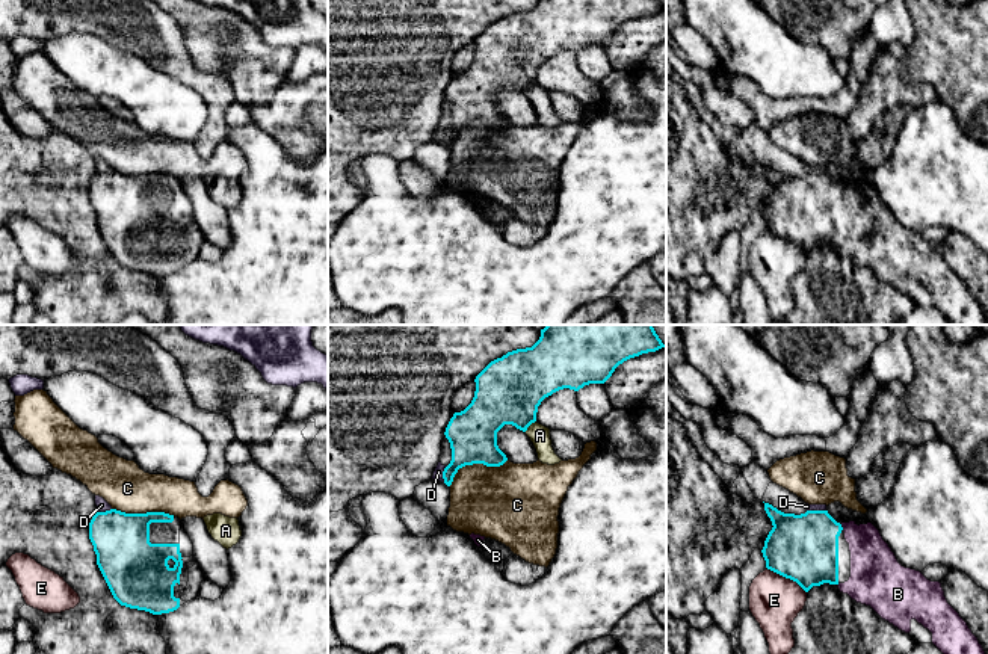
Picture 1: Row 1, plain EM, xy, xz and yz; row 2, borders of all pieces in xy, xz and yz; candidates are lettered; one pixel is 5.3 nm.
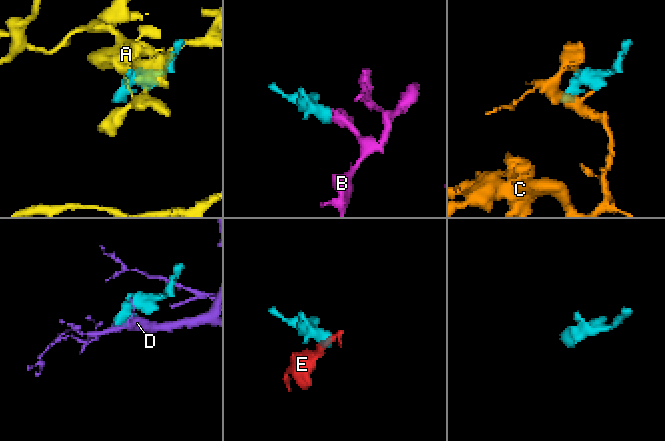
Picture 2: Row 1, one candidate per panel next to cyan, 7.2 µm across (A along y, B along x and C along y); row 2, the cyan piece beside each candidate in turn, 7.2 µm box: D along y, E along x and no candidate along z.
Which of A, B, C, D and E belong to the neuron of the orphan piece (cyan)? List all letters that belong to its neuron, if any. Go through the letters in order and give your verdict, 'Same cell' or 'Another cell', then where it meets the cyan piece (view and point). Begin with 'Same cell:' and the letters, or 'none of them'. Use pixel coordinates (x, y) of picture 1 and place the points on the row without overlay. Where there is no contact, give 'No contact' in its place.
Same cell: B
A: Another cell. Touches cyan at xz (529, 86)
B: Same cell. Touches cyan at yz (842, 189)
C: Another cell. Touches cyan at xz (475, 124)
D: Another cell. Touches cyan at xz (443, 136)
E: Another cell. Touches cyan at yz (786, 239)

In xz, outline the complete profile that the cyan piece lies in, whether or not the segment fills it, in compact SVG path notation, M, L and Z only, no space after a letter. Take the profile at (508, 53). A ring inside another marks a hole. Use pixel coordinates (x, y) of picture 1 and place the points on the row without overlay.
M539 0L532 9L517 11L491 23L474 41L476 53L471 65L464 72L455 74L446 89L444 97L450 104L452 122L443 133L444 145L450 148L458 131L465 127L503 127L508 119L497 107L497 94L505 86L526 94L536 83L538 68L545 59L563 50L579 53L589 45L604 45L624 23L662 9L665 6L660 0Z

